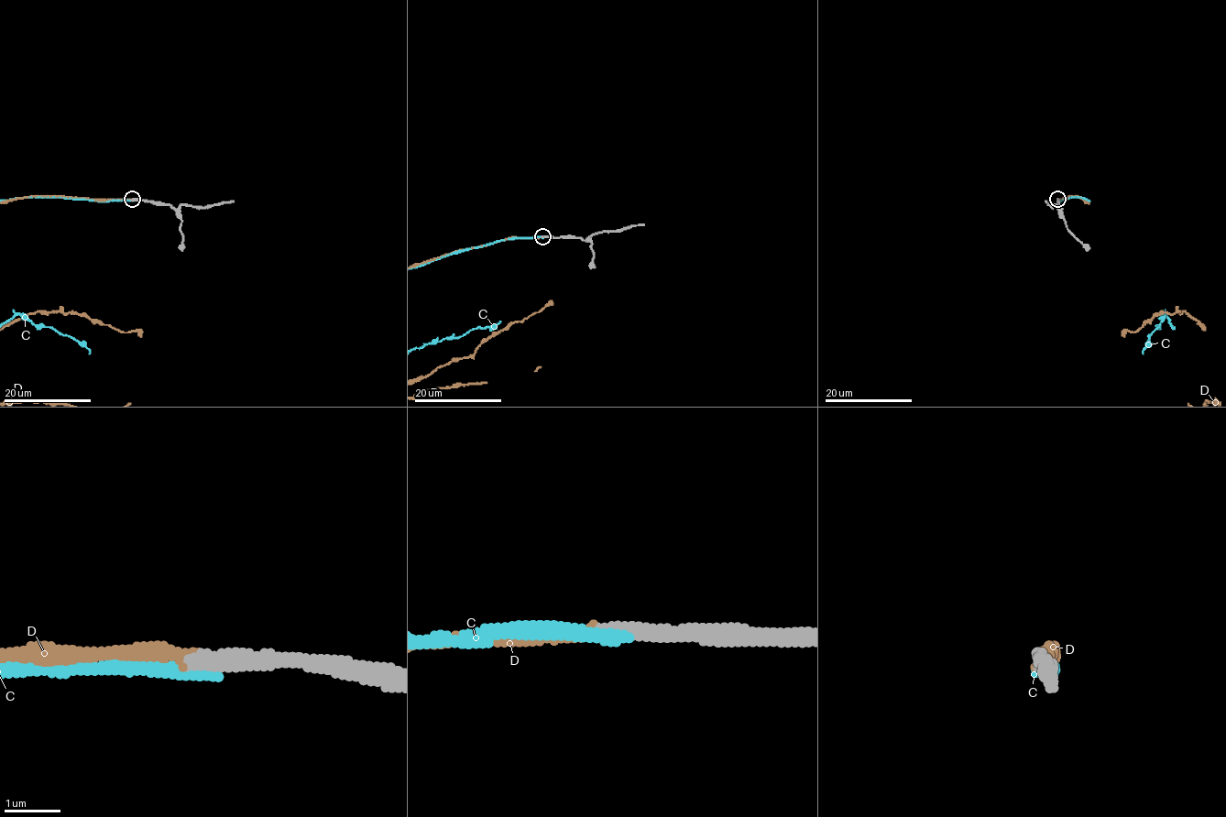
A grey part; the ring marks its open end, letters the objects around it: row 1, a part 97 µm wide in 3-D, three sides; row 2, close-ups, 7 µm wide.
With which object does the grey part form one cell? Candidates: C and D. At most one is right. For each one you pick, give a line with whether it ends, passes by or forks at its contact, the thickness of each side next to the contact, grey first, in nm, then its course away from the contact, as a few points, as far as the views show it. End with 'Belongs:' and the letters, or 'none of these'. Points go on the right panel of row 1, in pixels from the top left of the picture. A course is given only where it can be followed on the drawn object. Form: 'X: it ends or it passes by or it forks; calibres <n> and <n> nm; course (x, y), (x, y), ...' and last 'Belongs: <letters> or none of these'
D: it ends; calibres 300 and 240 nm
Belongs: D

